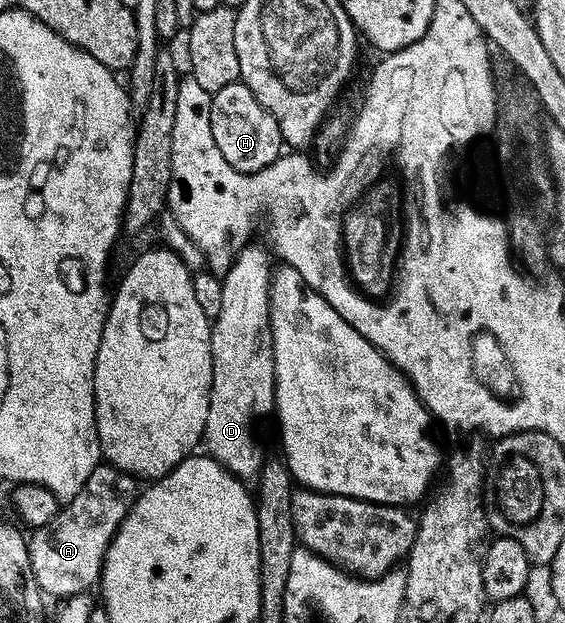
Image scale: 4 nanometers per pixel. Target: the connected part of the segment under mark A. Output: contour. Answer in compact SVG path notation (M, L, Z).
M101 463L99 466L95 467L93 473L90 474L90 477L86 479L85 485L83 485L82 489L75 494L74 498L68 500L66 505L60 508L60 511L55 515L53 521L47 523L45 526L34 528L32 530L32 533L28 538L30 568L33 569L33 577L36 578L38 587L41 588L45 595L53 595L57 597L56 599L64 599L71 595L84 594L91 589L89 587L94 582L96 584L100 580L100 577L102 576L104 555L108 551L108 546L112 541L112 537L115 536L116 530L120 527L121 521L127 516L128 509L131 508L137 498L139 487L138 484L136 486L135 483L137 484L137 481L134 476L129 475L123 470L119 470L111 464Z

